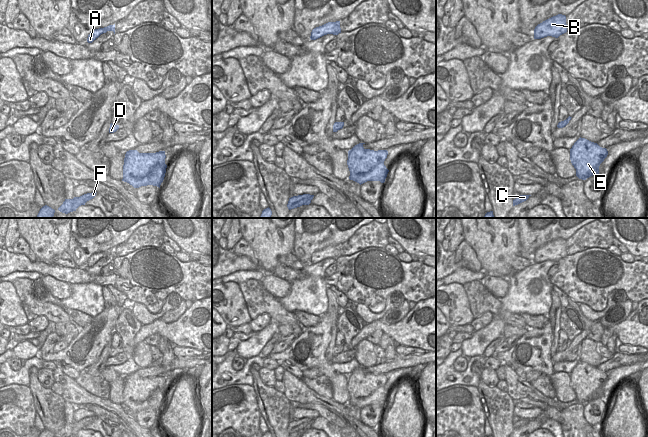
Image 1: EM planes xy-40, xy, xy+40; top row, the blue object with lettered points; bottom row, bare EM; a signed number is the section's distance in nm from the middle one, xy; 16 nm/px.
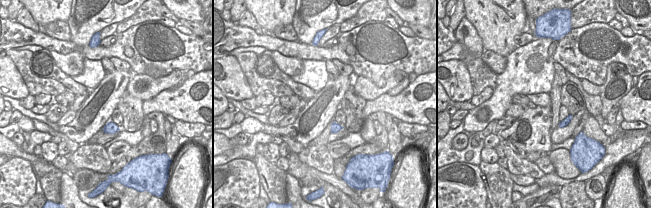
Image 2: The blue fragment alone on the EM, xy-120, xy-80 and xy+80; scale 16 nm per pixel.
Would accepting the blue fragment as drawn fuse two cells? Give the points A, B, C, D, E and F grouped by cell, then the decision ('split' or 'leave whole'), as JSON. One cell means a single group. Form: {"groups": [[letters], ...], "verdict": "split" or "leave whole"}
{"groups": [["A", "B", "C", "D", "E", "F"]], "verdict": "leave whole"}

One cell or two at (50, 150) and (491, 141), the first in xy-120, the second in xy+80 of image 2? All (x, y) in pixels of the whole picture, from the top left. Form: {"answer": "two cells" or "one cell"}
{"answer": "two cells"}

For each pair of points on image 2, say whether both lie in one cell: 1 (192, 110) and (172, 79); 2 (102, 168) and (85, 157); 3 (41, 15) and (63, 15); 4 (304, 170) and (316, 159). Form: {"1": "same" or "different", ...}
{"1": "different", "2": "same", "3": "same", "4": "different"}

